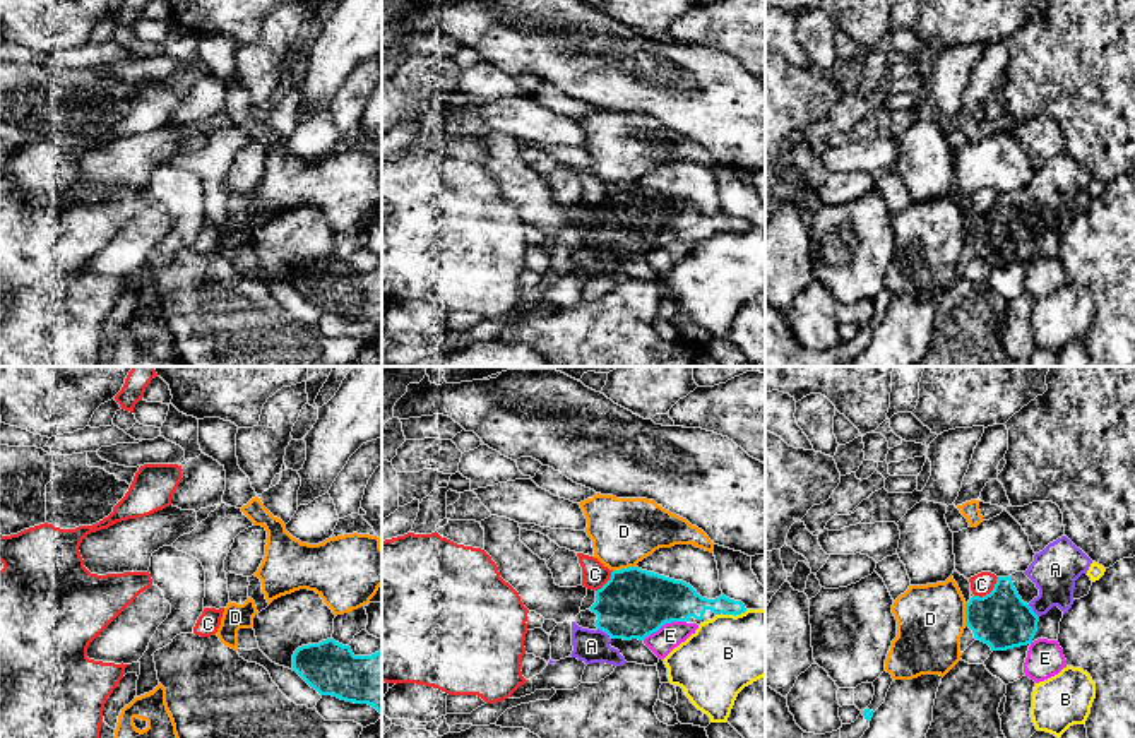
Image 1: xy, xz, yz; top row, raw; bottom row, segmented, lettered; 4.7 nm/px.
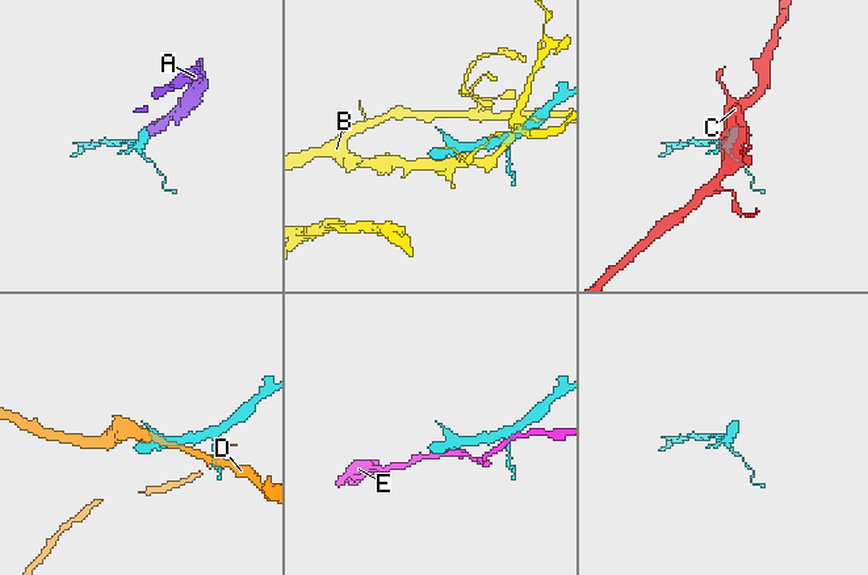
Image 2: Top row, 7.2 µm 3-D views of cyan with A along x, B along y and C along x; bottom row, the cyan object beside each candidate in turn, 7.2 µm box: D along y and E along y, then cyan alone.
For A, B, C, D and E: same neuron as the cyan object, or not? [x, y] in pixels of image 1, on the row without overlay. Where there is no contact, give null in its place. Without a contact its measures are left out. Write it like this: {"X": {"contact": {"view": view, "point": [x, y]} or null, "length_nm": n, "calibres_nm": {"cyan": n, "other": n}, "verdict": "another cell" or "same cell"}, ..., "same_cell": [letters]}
{"A": {"contact": {"view": "xz", "point": [605, 247]}, "length_nm": 80, "calibres_nm": {"cyan": 320, "other": 160}, "verdict": "same cell"}, "B": {"contact": {"view": "xz", "point": [735, 232]}, "length_nm": 120, "calibres_nm": {"cyan": 150, "other": 360}, "verdict": "another cell"}, "C": {"contact": {"view": "yz", "point": [990, 209]}, "length_nm": 150, "calibres_nm": {"cyan": 260, "other": 110}, "verdict": "another cell"}, "D": {"contact": {"view": "xz", "point": [623, 185]}, "length_nm": 110, "calibres_nm": {"cyan": 320, "other": 320}, "verdict": "another cell"}, "E": {"contact": {"view": "xz", "point": [663, 240]}, "length_nm": 220, "calibres_nm": {"cyan": 320, "other": 120}, "verdict": "another cell"}, "same_cell": ["A"]}

